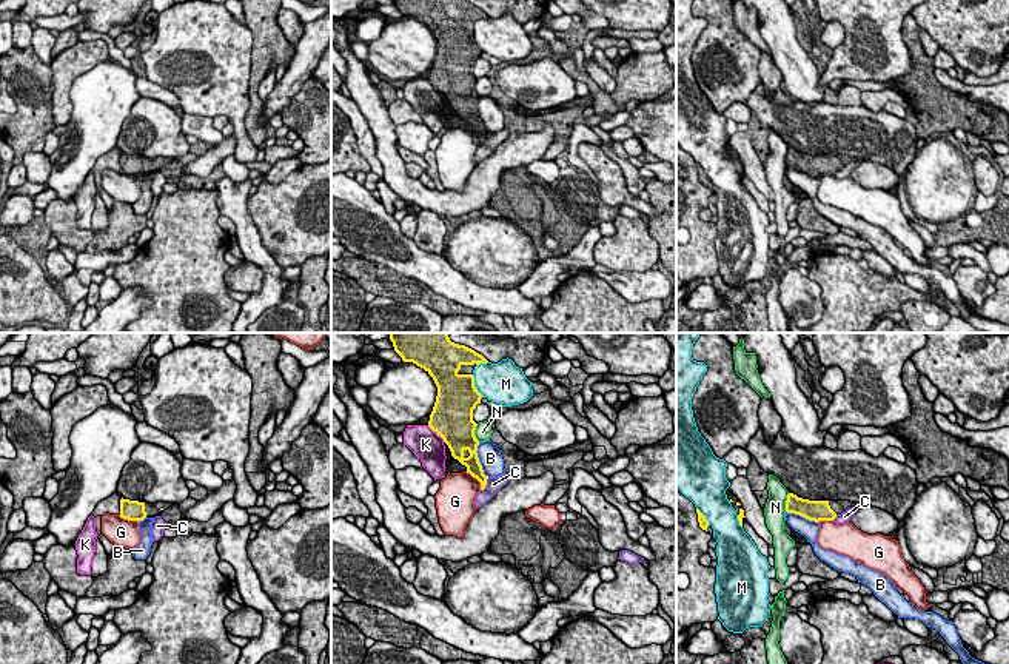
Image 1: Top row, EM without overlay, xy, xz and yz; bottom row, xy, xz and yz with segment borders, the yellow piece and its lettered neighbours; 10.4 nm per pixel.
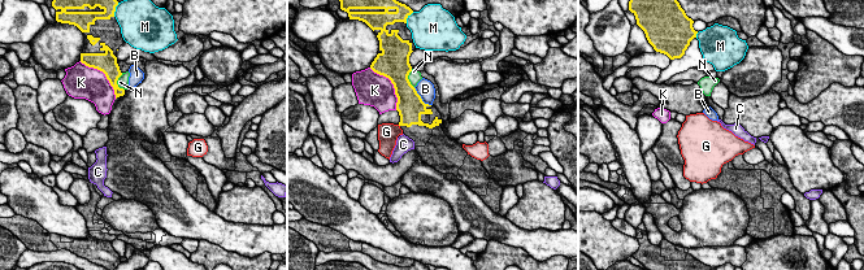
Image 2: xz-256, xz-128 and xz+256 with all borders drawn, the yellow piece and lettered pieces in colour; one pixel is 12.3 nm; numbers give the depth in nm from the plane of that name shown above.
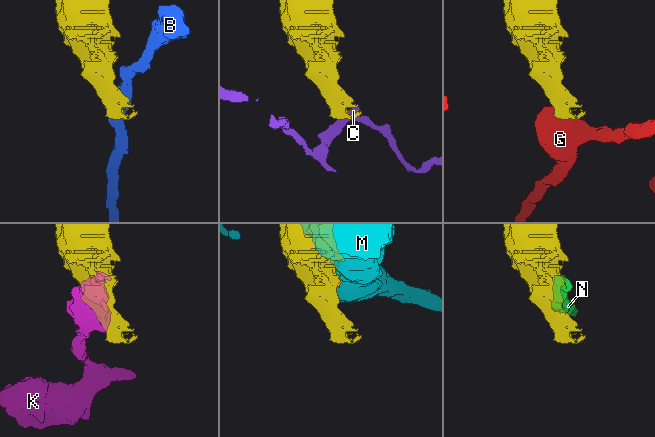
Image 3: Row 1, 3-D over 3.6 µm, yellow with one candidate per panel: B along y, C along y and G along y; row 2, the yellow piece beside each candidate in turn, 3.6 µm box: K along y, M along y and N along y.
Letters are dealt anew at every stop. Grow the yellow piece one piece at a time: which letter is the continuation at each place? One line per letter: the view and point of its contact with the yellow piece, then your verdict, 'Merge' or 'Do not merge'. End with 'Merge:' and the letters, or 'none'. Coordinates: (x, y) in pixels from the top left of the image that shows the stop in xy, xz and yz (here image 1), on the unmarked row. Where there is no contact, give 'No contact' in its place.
B: Touches yellow at xz (478, 116). Do not merge
C: Touches yellow at xz (486, 139). Do not merge
G: Touches yellow at xz (476, 133). Do not merge
K: Touches yellow at xz (436, 87). Do not merge
M: Touches yellow at xz (473, 40). Do not merge
N: Touches yellow at xz (473, 88). Do not merge
Merge: none

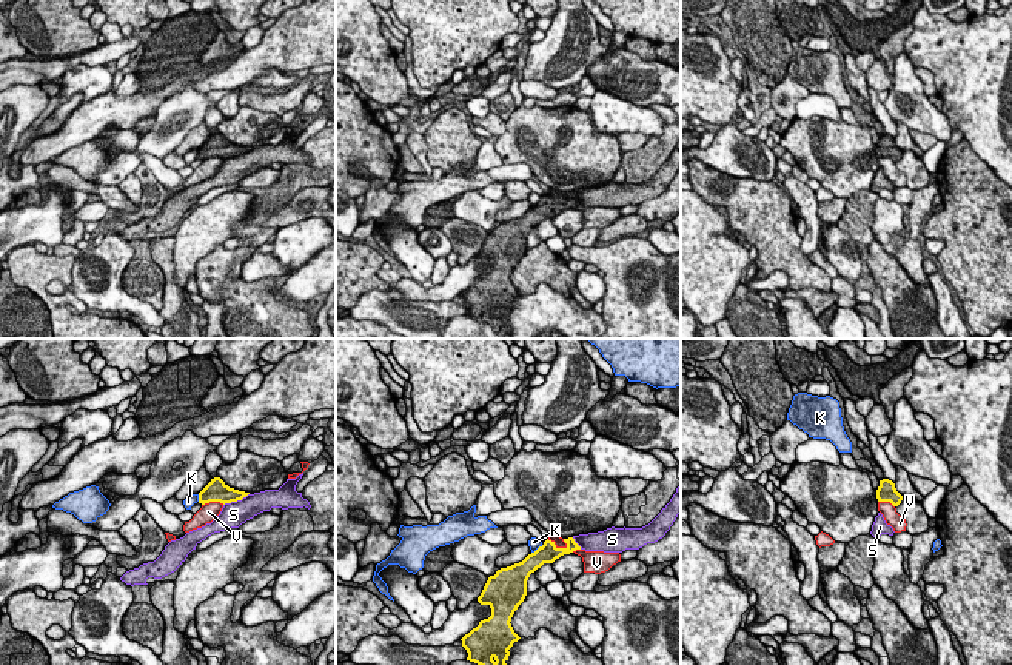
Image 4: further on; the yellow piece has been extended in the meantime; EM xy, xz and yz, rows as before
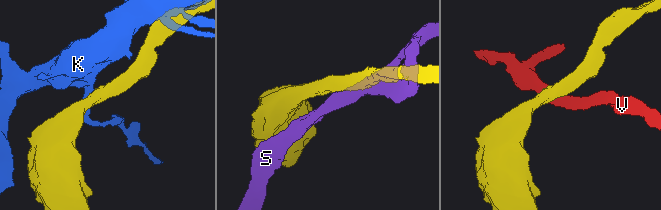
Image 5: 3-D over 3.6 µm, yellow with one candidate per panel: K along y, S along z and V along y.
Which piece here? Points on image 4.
K: Touches yellow at xz (538, 203). Do not merge
S: Touches yellow at xy (236, 156). Do not merge
V: Touches yellow at xz (558, 203). Do not merge
Merge: none

